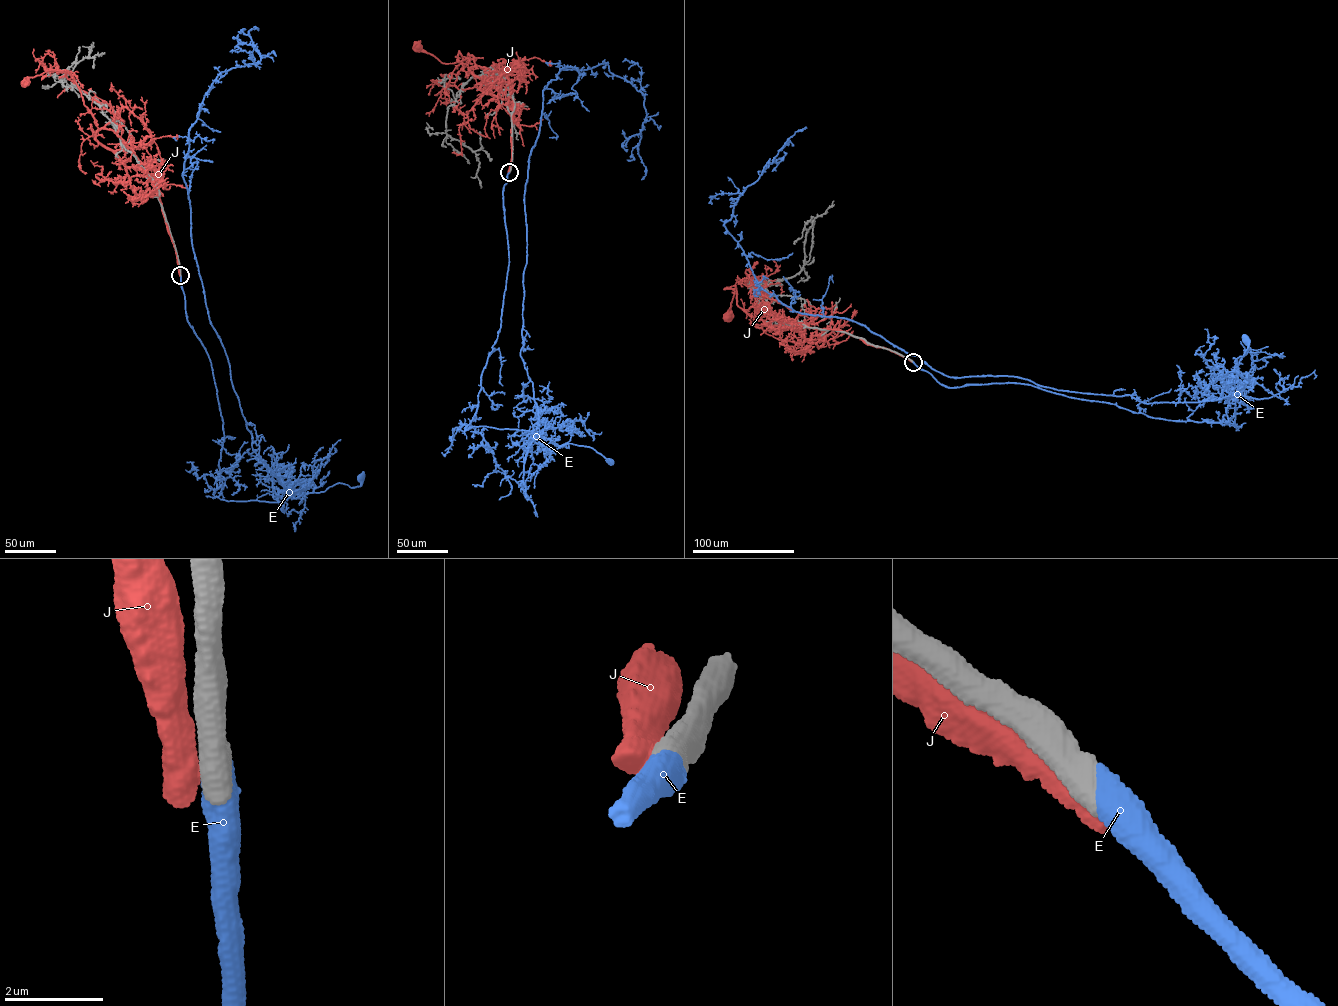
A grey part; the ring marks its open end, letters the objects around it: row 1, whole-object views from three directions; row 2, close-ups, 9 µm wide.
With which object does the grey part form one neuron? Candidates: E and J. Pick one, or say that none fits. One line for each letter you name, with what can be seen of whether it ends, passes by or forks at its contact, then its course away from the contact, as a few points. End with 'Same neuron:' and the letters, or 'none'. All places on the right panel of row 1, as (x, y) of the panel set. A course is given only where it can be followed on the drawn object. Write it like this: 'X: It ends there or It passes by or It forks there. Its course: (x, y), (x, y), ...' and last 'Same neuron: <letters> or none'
E: It ends there. Its course: (913, 361), (948, 387), (1018, 382), (1154, 418), (1236, 427), (1236, 394), (1248, 380), (1236, 359), (1246, 340)
Same neuron: E

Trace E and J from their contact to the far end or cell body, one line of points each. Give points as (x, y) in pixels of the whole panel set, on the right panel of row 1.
E: (913, 361), (948, 387), (1018, 382), (1154, 418), (1236, 427), (1236, 394), (1248, 380), (1236, 359), (1246, 340)
J: (912, 361), (844, 331), (762, 312), (751, 317), (737, 304), (736, 290), (724, 288), (735, 285), (727, 316)

